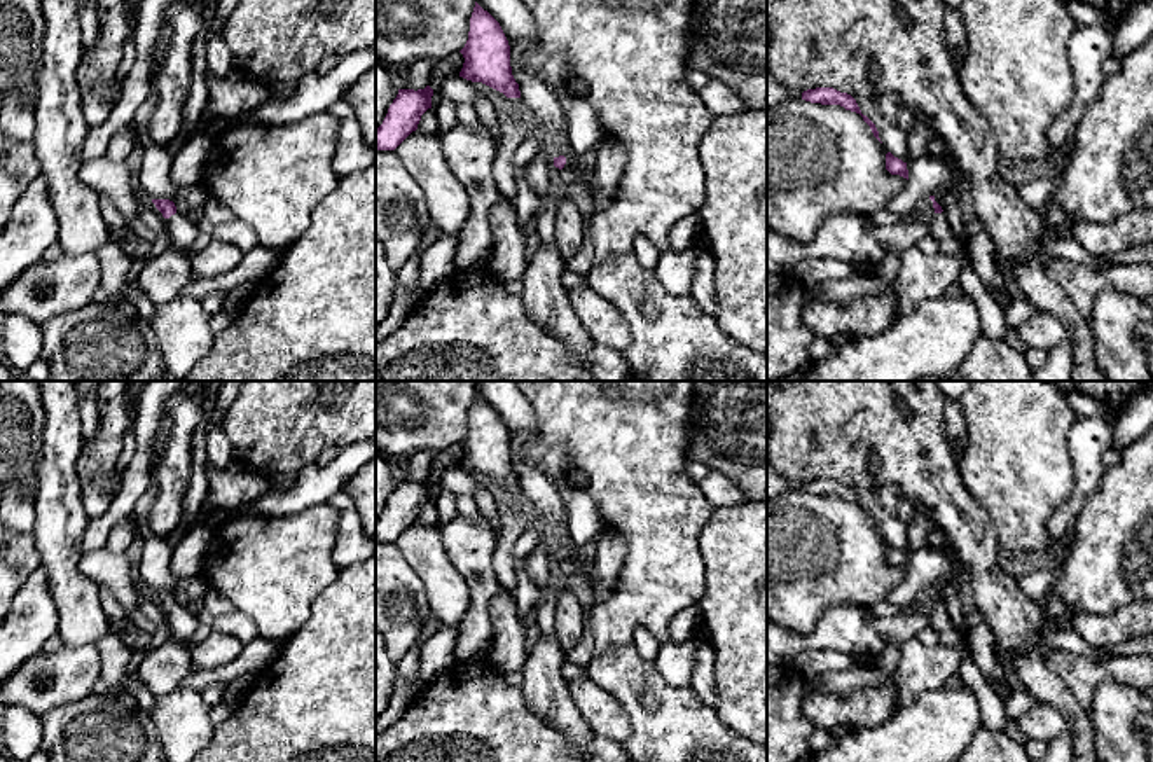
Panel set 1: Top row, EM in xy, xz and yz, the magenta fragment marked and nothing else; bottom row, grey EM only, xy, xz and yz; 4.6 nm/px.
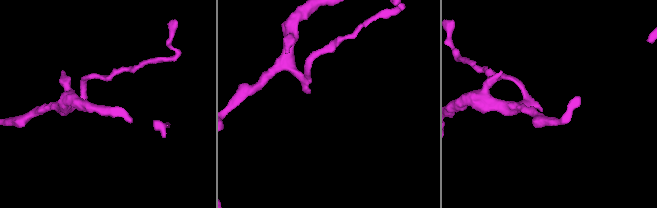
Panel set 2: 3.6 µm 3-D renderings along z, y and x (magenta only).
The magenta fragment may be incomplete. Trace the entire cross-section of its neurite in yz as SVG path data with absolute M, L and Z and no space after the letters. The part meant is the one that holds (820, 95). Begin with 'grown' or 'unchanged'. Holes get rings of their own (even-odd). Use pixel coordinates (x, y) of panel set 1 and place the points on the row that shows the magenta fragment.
unchanged | M816 87L804 91L802 100L821 105L840 105L846 110L860 114L863 121L870 126L873 136L880 142L875 124L866 115L861 114L856 100L851 94L840 93L833 87Z

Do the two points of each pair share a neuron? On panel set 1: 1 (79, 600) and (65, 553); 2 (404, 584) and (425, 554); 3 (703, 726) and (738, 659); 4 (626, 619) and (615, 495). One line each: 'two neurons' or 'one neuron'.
1: one neuron
2: two neurons
3: two neurons
4: one neuron

